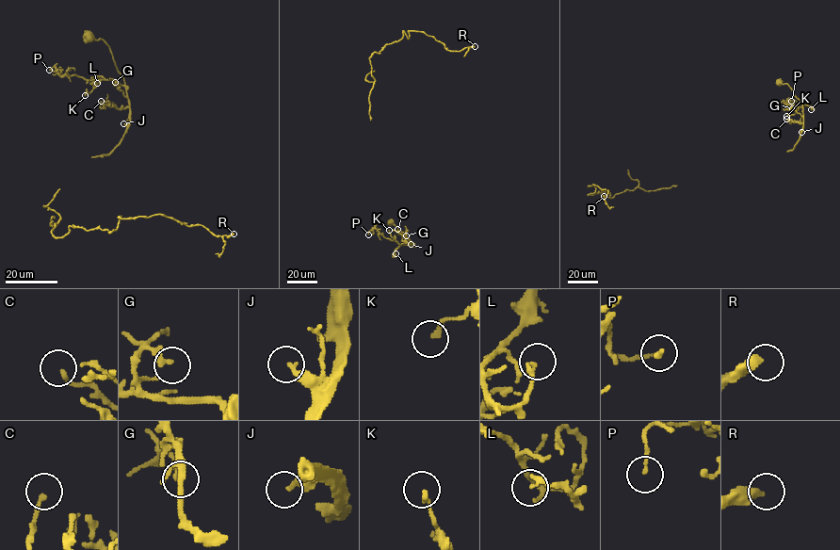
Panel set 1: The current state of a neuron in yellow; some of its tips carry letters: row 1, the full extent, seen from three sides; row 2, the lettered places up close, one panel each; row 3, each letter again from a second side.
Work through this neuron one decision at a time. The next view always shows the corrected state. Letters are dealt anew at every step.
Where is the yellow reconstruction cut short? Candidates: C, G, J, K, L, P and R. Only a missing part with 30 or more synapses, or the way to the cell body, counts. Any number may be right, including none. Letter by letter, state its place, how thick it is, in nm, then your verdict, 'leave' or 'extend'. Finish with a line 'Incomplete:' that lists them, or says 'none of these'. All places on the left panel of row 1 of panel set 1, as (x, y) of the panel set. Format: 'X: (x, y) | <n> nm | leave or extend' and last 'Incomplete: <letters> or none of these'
C: (101, 101) | 170 nm | leave
G: (115, 82) | 240 nm | leave
J: (123, 123) | 240 nm | leave
K: (85, 95) | 190 nm | leave
L: (97, 83) | 200 nm | leave
P: (49, 70) | 140 nm | leave
R: (234, 234) | 400 nm | leave
Incomplete: none of these

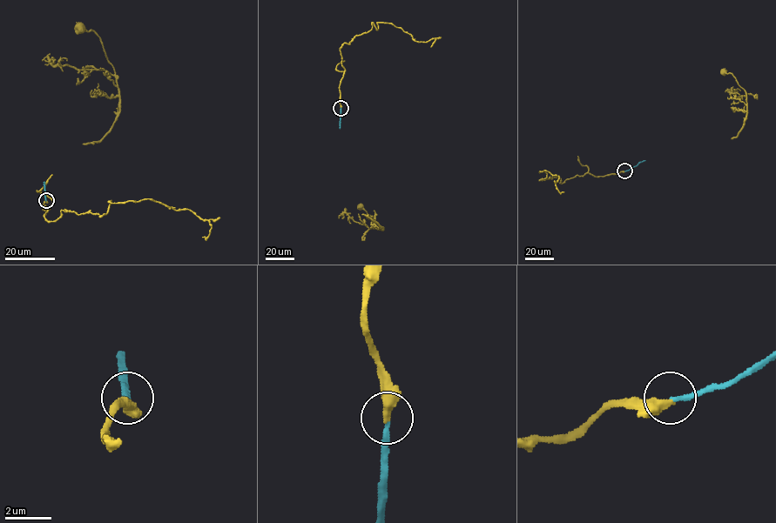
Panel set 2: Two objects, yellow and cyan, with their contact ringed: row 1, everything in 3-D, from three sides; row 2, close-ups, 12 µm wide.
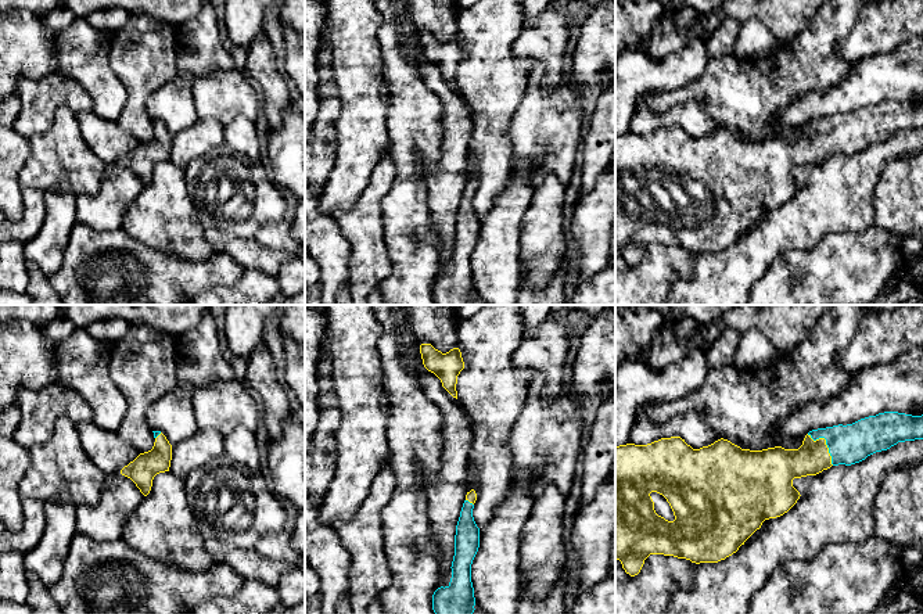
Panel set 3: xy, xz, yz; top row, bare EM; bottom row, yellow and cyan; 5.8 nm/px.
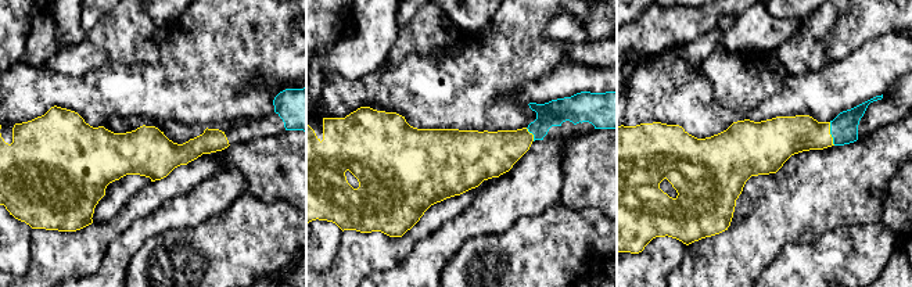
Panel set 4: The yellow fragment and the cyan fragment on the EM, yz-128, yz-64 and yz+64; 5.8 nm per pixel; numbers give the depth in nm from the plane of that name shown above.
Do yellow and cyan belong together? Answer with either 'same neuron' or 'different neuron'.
same neuron

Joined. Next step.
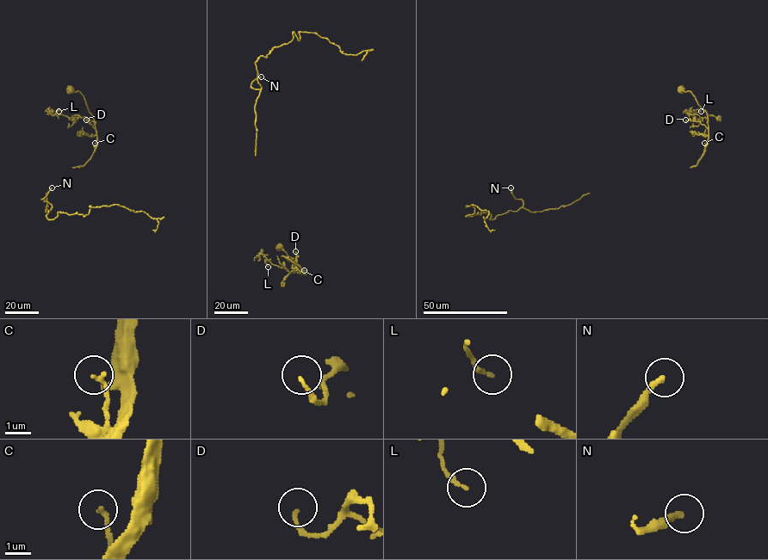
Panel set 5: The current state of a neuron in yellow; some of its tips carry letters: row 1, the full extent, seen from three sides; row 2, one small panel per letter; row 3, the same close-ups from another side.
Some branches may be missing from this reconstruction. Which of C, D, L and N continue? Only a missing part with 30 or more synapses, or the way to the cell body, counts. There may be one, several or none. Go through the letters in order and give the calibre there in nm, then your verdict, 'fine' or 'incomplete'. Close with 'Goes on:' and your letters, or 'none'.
C: 170 nm | fine
D: 130 nm | fine
L: 160 nm | fine
N: 200 nm | incomplete
Goes on: N

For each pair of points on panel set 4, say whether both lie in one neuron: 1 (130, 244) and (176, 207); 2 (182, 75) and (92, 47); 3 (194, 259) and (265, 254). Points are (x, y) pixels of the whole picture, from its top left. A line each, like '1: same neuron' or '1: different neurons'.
1: same neuron
2: different neurons
3: same neuron

